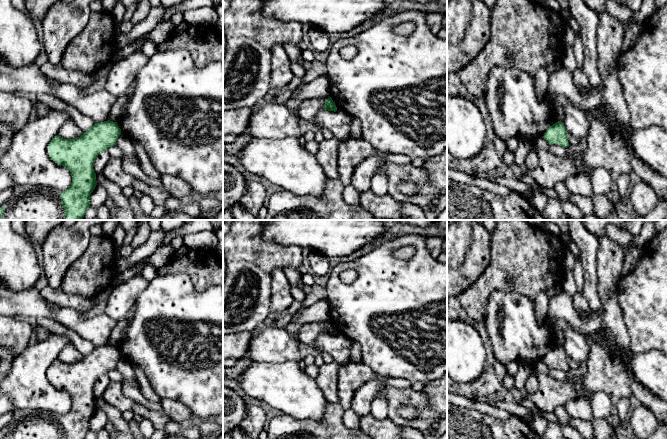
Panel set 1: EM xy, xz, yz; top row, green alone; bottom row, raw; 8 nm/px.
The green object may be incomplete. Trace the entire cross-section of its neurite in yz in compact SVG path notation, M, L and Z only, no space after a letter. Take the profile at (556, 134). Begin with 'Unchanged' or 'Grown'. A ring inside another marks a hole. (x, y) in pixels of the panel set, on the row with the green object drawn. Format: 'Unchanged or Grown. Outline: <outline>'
Unchanged. Outline: M558 121L550 126L544 133L543 138L549 144L556 144L567 148L569 146L568 133L566 132L564 123Z

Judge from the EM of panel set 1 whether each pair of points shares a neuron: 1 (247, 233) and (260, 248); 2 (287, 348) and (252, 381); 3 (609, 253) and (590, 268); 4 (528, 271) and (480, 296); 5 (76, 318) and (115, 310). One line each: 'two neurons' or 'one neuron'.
1: one neuron
2: two neurons
3: two neurons
4: one neuron
5: two neurons

